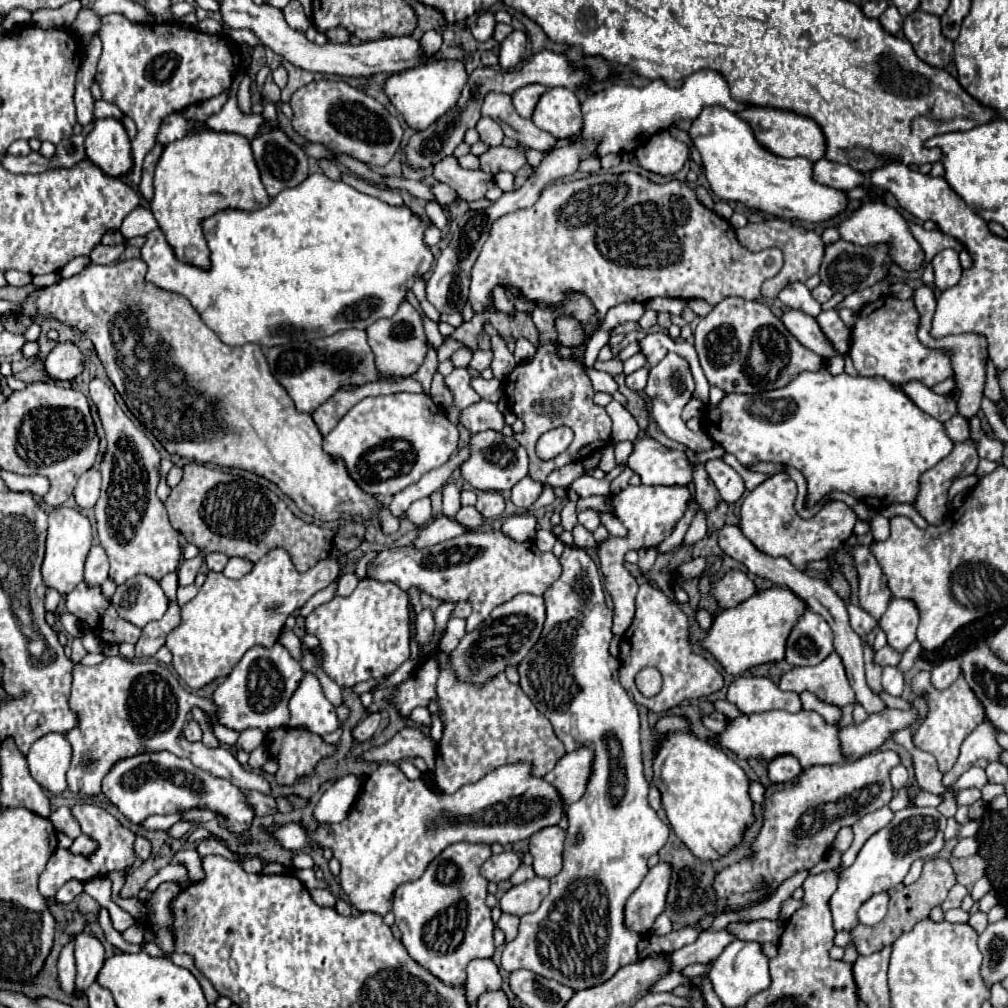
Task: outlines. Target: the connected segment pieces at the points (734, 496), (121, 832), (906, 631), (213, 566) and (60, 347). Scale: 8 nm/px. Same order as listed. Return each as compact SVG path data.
M710 459L704 467L726 503L734 503L742 497L744 481L730 465L726 465L722 459Z
M76 803L70 807L70 811L72 811L72 817L80 823L82 833L88 835L90 839L94 839L98 843L98 847L90 855L74 855L64 849L54 851L54 855L50 857L46 869L42 871L42 875L38 879L38 889L44 899L52 899L58 893L58 889L64 883L68 883L70 879L78 879L78 881L86 883L94 877L106 877L112 871L124 871L136 861L136 855L134 855L136 833L130 831L128 827L124 827L114 815L110 815L102 807L96 807L90 803Z
M890 599L890 605L880 619L880 627L888 637L888 645L904 651L916 639L918 619L918 607L912 603L912 599Z
M208 553L206 555L206 565L210 571L222 571L226 563L228 563L228 557L224 553Z
M58 343L46 357L44 369L50 377L60 381L72 381L82 373L84 357L74 343Z

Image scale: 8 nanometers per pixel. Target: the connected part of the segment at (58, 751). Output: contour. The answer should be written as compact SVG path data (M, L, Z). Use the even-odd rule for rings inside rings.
M48 733L30 747L26 757L30 775L40 783L40 787L52 793L62 793L66 789L70 755L70 743L62 733Z

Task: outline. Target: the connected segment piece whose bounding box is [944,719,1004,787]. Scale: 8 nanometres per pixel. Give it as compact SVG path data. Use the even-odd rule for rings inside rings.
M984 719L962 743L956 765L944 775L944 785L950 787L972 765L986 767L988 763L1000 761L1002 751L1004 749L998 745L998 729L990 723L990 719Z

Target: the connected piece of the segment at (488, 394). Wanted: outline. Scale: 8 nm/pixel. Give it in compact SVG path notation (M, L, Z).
M474 377L474 379L472 379L472 387L478 391L478 395L480 395L482 399L492 401L492 403L496 403L496 401L502 397L502 393L504 393L502 383L500 383L498 379L486 381L486 379L482 379L482 377Z

